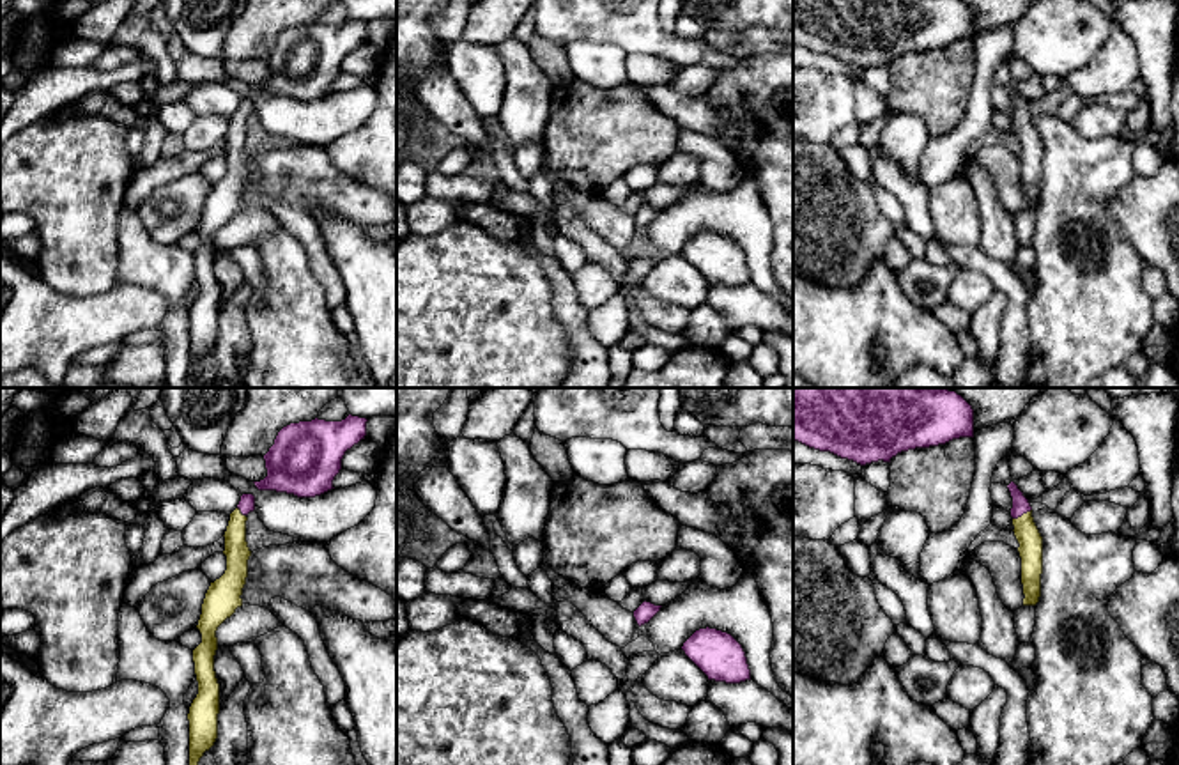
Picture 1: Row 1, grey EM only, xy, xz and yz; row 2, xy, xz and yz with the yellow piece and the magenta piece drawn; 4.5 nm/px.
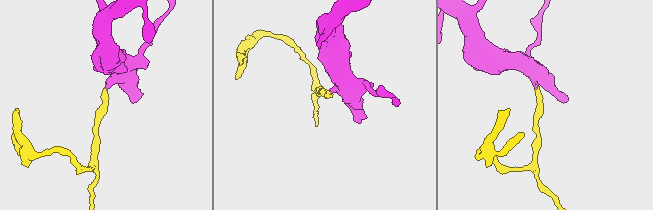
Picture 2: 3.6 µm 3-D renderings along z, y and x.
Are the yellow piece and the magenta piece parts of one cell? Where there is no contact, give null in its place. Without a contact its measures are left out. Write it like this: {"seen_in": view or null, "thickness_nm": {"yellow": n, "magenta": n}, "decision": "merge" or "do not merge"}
{"seen_in": "yz", "thickness_nm": {"yellow": 110, "magenta": 80}, "decision": "merge"}

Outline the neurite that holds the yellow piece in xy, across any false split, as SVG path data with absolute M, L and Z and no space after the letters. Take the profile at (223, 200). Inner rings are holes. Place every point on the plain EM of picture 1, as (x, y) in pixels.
M243 97L237 112L230 117L225 135L227 174L211 186L196 232L202 246L193 253L198 298L188 317L189 324L189 370L186 388L209 388L198 377L198 365L218 342L220 287L214 274L214 259L218 253L218 230L243 209L243 191L248 181L248 163L251 154L246 145L248 117L255 113L255 99Z

